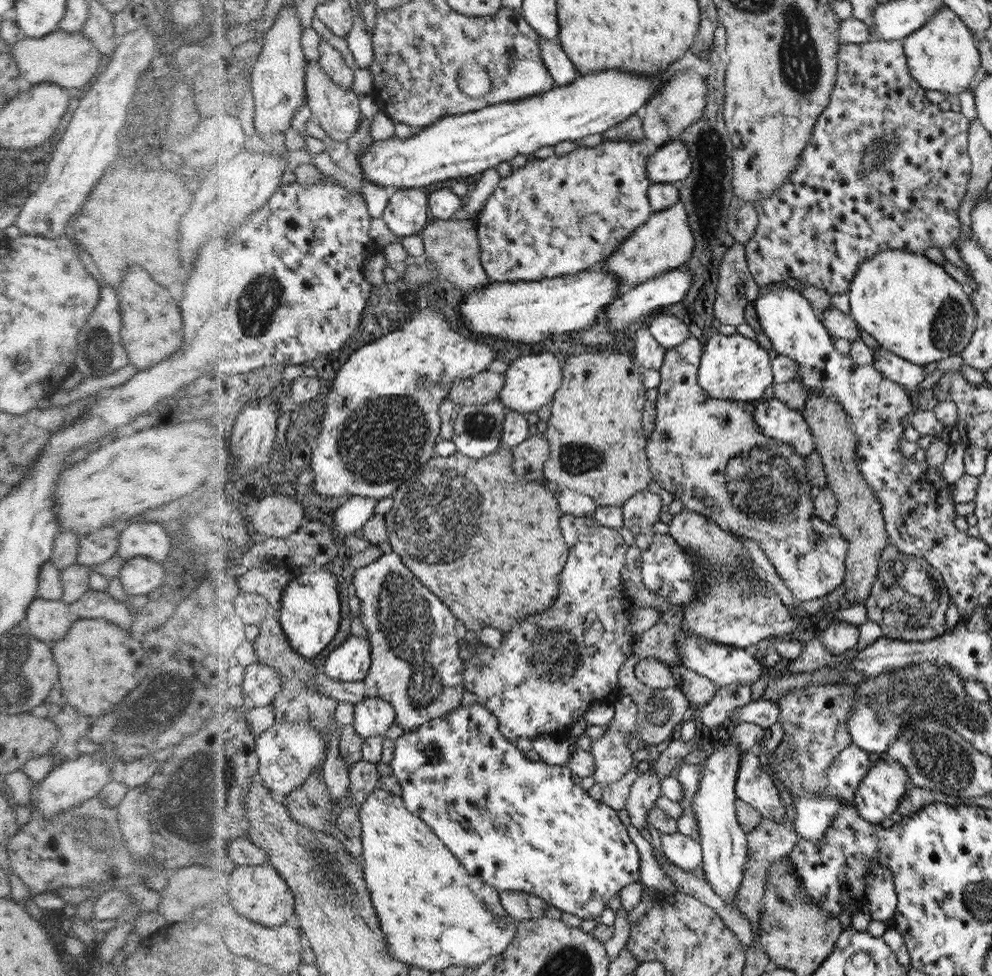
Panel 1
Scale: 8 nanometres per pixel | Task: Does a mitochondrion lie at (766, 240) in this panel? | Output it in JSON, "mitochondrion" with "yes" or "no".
{"mitochondrion":"no"}

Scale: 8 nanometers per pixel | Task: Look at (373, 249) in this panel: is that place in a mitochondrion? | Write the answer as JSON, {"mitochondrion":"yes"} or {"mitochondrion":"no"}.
{"mitochondrion":"no"}

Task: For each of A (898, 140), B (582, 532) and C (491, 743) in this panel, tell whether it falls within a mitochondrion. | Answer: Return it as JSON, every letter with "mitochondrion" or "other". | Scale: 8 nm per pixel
{"A":"mitochondrion","B":"other","C":"other"}

